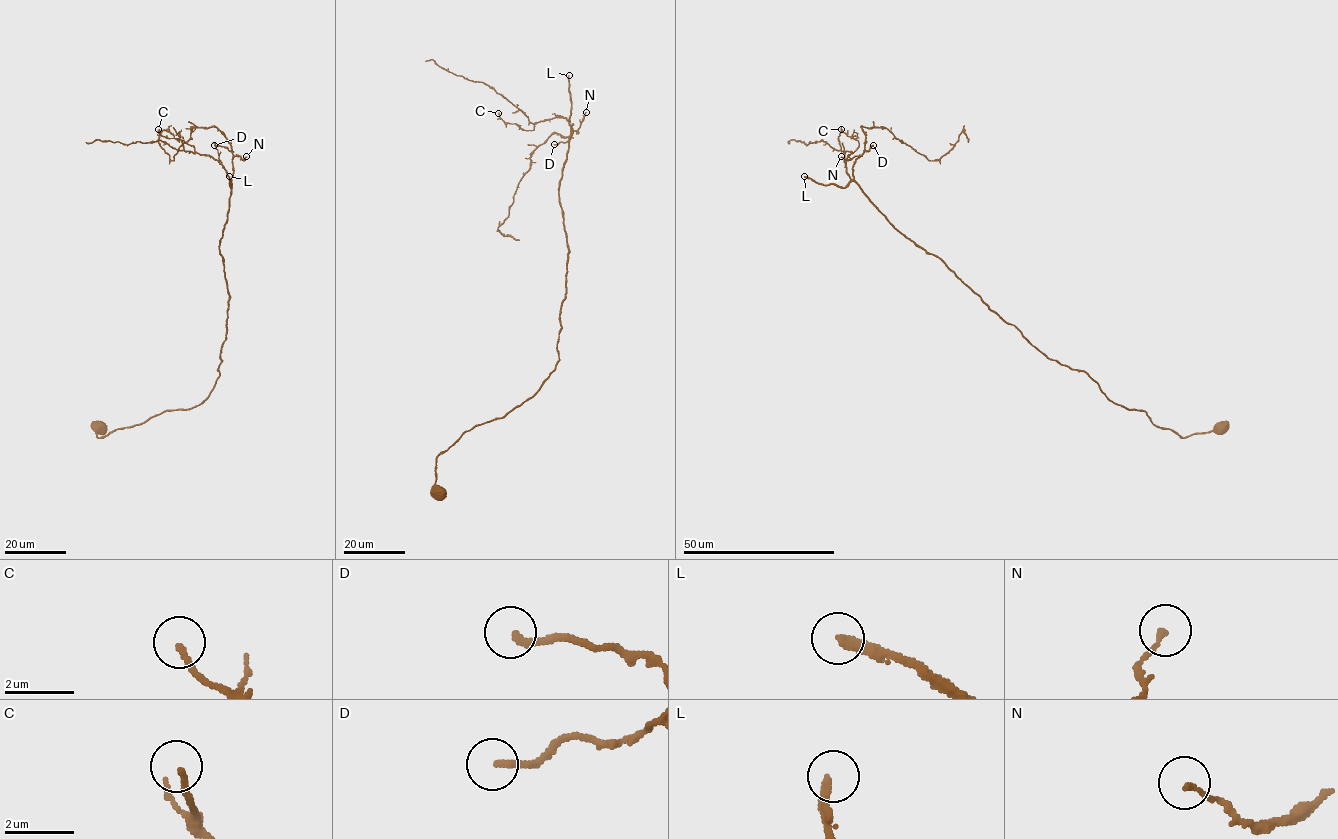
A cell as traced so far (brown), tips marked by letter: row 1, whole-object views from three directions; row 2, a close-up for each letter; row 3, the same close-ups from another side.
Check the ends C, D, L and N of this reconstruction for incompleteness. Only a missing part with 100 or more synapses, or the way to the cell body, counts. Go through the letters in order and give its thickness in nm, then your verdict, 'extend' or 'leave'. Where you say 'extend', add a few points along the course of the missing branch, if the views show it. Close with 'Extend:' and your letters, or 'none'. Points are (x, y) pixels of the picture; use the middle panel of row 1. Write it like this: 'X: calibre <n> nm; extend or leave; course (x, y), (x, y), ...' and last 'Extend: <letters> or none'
C: calibre 150 nm; leave
D: calibre 200 nm; leave
L: calibre 260 nm; extend
N: calibre 160 nm; leave
Extend: L

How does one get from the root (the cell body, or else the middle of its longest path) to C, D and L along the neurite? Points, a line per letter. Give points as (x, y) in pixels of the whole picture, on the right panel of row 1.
C: (1221, 426), (1182, 438), (1045, 356), (870, 200), (847, 172), (859, 143), (841, 129)
D: (1221, 426), (1182, 438), (1045, 356), (870, 200), (853, 165), (873, 145)
L: (1221, 426), (1182, 438), (1116, 404), (1084, 371), (1048, 358), (1006, 323), (854, 181), (840, 188), (804, 176)

